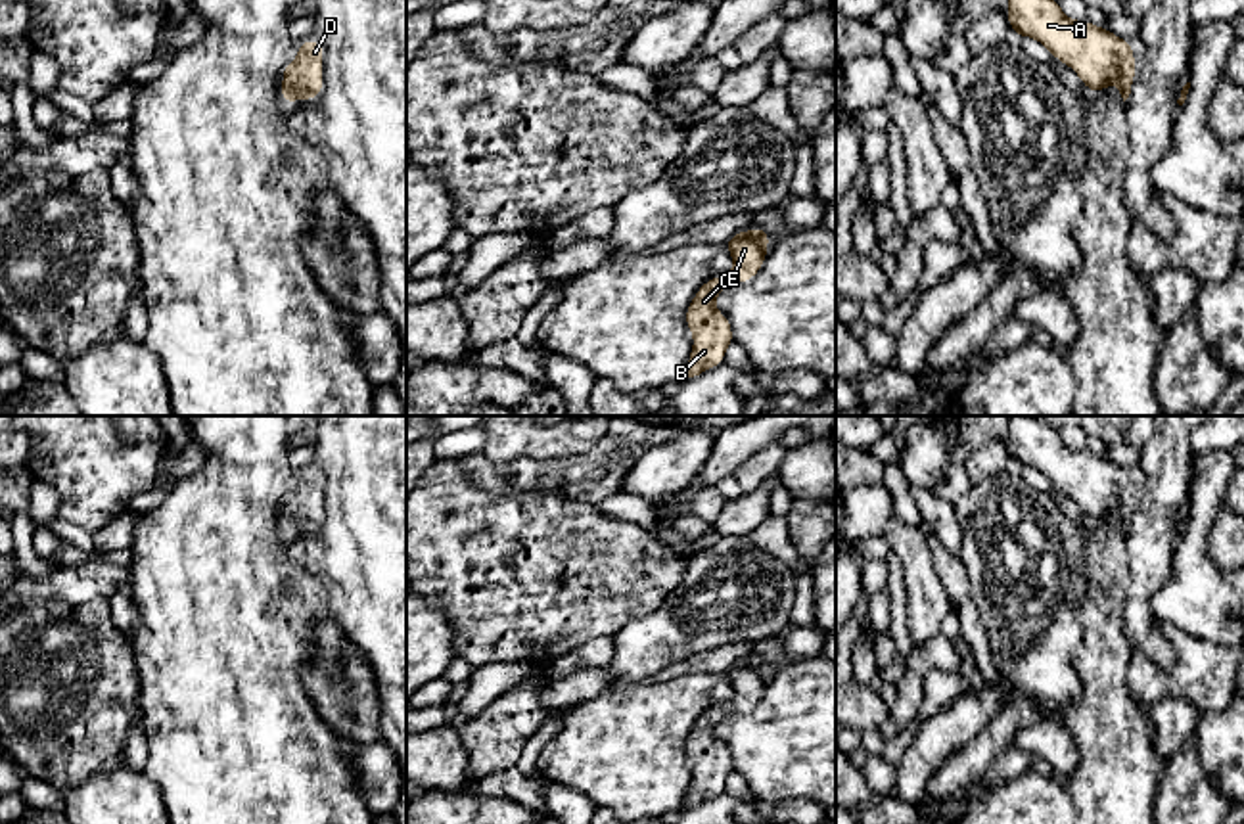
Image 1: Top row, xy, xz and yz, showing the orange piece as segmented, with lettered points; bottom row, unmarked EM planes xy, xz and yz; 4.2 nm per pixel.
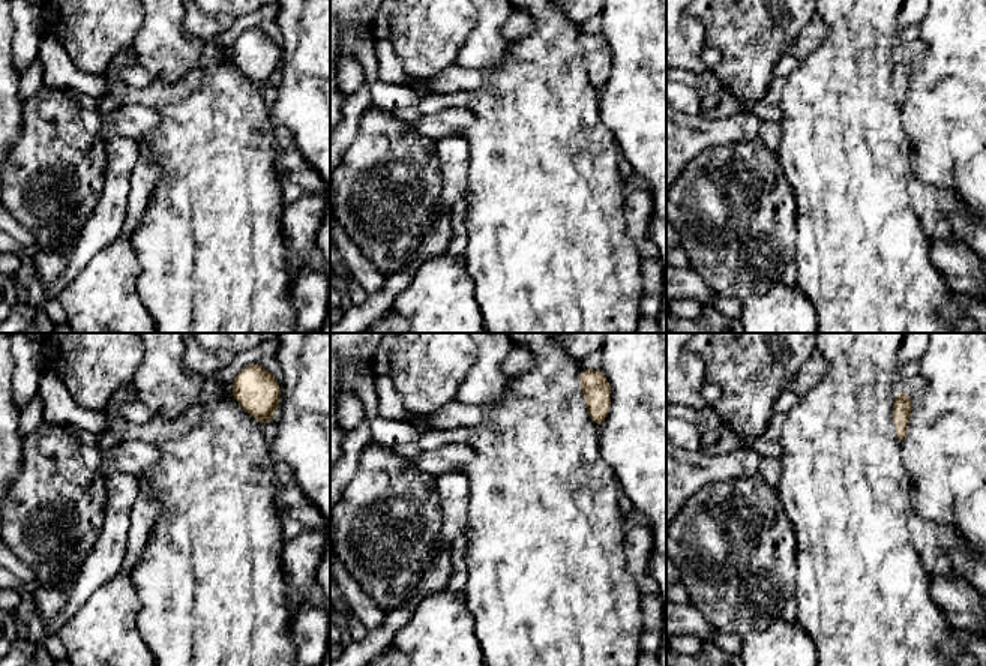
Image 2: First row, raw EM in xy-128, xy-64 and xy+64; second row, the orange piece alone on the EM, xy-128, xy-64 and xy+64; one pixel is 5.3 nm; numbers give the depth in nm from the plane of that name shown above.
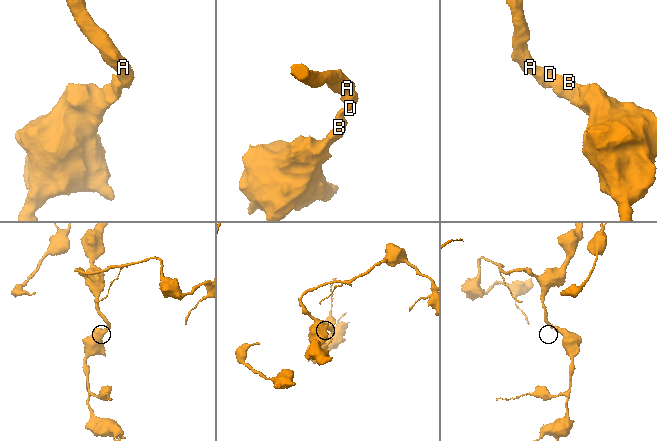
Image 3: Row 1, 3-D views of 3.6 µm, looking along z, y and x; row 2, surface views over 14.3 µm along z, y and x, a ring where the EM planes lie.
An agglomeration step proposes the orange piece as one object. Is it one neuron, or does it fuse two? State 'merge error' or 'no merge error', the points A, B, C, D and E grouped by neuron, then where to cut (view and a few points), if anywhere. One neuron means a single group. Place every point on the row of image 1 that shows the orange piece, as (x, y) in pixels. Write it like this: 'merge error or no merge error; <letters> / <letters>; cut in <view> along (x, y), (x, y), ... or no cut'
no merge error; A B C D E; no cut

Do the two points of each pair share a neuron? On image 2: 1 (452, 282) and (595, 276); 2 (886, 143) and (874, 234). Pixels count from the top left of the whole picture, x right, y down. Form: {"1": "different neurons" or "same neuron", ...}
{"1": "different neurons", "2": "same neuron"}

